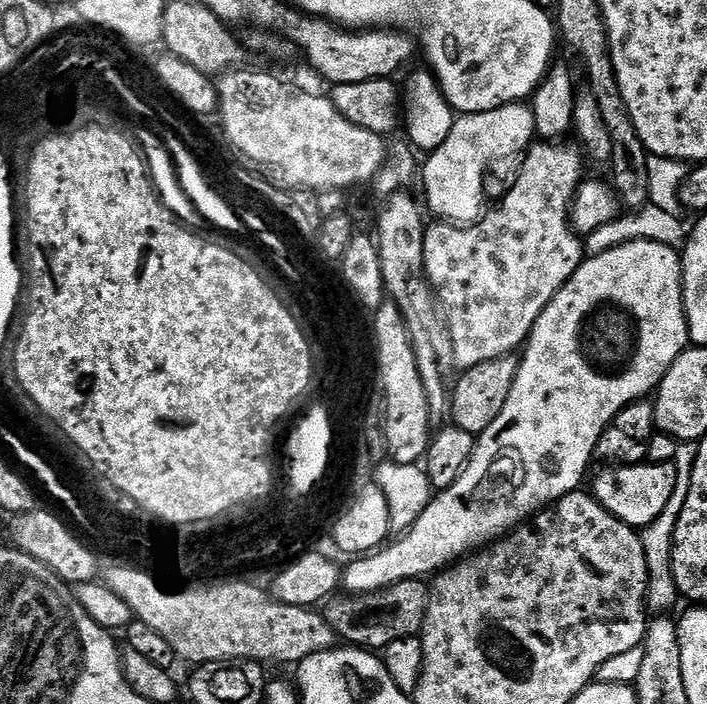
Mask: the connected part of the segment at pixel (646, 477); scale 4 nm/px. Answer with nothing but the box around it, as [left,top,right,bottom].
[591,462,675,530]

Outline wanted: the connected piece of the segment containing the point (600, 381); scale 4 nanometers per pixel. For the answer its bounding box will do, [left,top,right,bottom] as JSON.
[376,239,689,584]

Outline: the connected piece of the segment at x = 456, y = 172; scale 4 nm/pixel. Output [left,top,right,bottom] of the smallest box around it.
[423,102,536,226]

